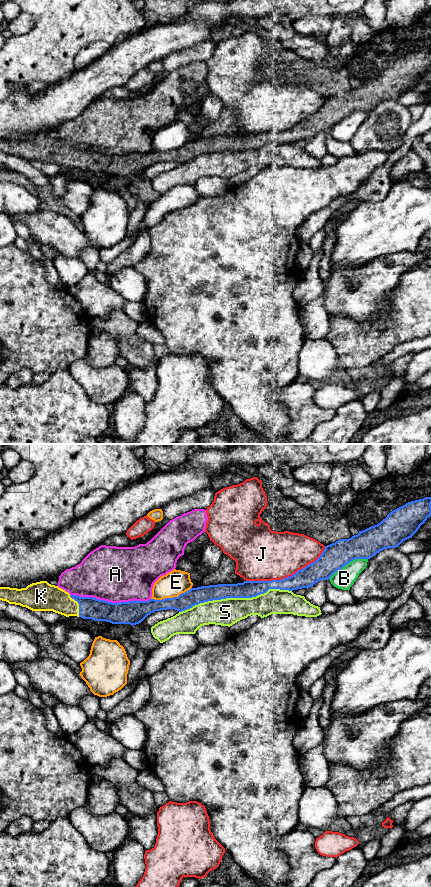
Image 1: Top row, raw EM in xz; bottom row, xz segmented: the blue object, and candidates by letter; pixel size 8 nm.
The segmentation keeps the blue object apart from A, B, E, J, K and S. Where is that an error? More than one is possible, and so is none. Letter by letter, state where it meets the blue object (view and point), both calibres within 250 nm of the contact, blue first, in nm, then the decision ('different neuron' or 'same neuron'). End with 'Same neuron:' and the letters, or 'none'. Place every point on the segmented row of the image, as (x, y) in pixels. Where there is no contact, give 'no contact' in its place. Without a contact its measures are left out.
A: xz (110, 602) | 190/440 nm | different neuron
B: xz (347, 563) | 220/160 nm | different neuron
E: xz (171, 598) | 140/200 nm | different neuron
J: xz (287, 577) | 160/420 nm | different neuron
K: xz (79, 605) | 180/220 nm | same neuron
S: xz (235, 597) | 140/220 nm | different neuron
Same neuron: K

